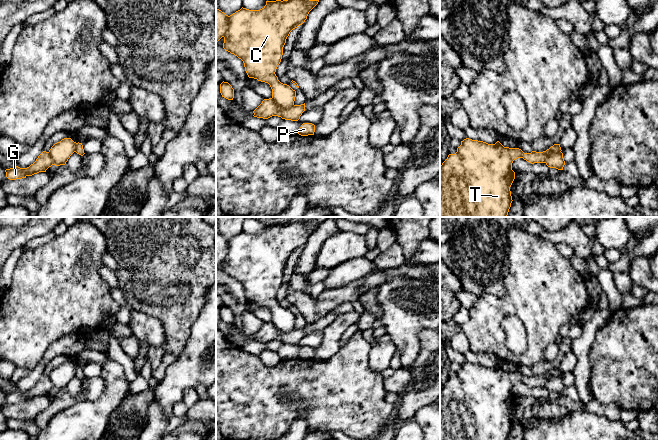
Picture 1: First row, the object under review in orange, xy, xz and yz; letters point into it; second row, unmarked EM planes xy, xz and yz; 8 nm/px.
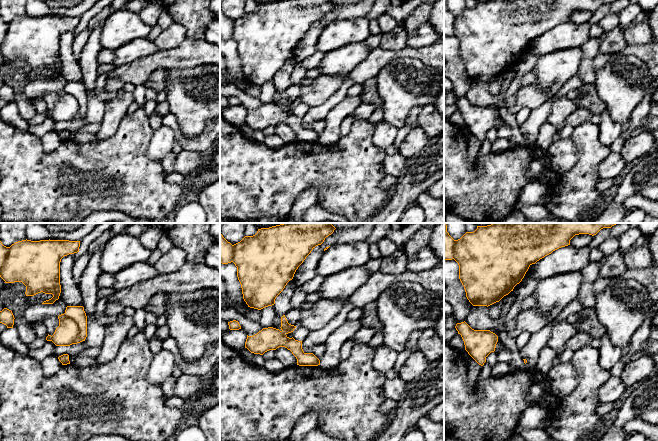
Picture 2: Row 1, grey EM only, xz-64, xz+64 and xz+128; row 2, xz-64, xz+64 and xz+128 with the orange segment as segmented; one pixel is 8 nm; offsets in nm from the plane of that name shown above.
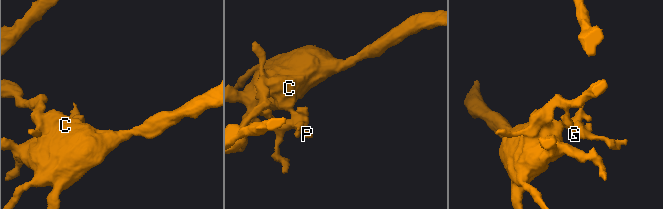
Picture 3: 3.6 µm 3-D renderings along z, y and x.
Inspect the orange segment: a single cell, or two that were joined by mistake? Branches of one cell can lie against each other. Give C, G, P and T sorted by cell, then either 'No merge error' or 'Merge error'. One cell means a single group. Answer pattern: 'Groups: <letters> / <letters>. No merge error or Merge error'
Groups: C T / G P. Merge error

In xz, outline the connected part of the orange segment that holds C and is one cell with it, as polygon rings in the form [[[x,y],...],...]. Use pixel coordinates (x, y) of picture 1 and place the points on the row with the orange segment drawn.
[[[276,0],[266,1],[260,10],[241,8],[229,16],[229,26],[224,35],[223,48],[244,63],[249,78],[268,83],[272,89],[272,99],[280,109],[294,106],[296,91],[278,80],[275,72],[281,62],[283,47],[290,32],[302,25],[309,12],[319,0]]]

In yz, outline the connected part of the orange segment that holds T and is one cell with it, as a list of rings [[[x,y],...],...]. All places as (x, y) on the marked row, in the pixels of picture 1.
[[[469,138],[461,141],[455,154],[449,154],[440,166],[440,217],[507,217],[512,203],[510,187],[515,179],[512,163],[517,158],[527,162],[546,163],[550,154],[561,152],[560,144],[554,144],[543,152],[524,153],[519,148],[504,147],[499,141],[488,144]]]

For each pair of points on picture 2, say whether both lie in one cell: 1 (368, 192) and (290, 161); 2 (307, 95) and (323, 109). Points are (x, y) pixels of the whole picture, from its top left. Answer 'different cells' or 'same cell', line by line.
1: same cell
2: different cells

